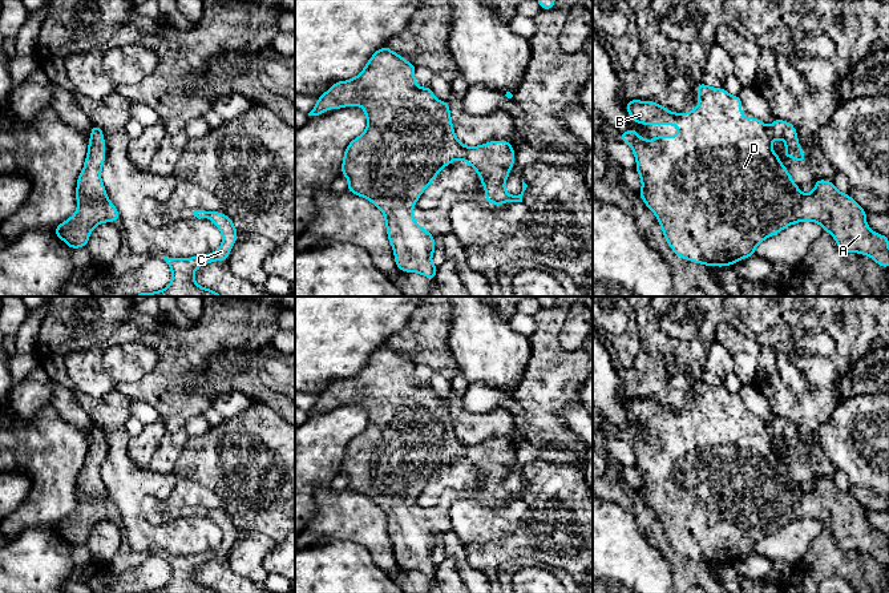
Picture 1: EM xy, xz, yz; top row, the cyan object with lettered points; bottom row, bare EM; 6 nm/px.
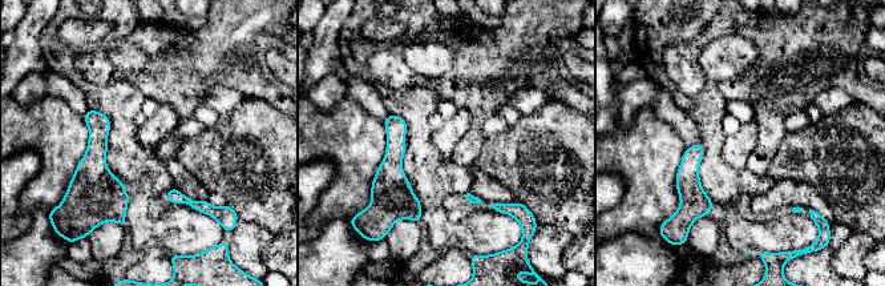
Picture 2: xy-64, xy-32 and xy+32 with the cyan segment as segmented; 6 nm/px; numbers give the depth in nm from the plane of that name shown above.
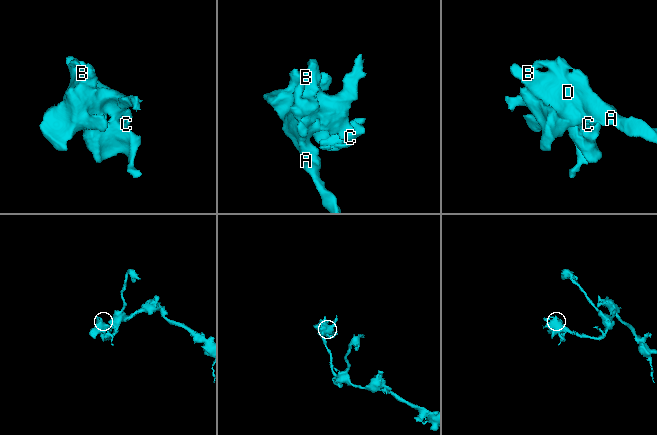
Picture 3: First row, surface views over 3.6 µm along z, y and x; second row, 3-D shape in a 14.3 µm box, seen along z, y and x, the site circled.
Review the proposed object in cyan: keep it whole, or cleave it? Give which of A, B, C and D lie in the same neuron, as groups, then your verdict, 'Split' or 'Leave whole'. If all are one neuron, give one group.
Groups: A B C D. Leave whole

